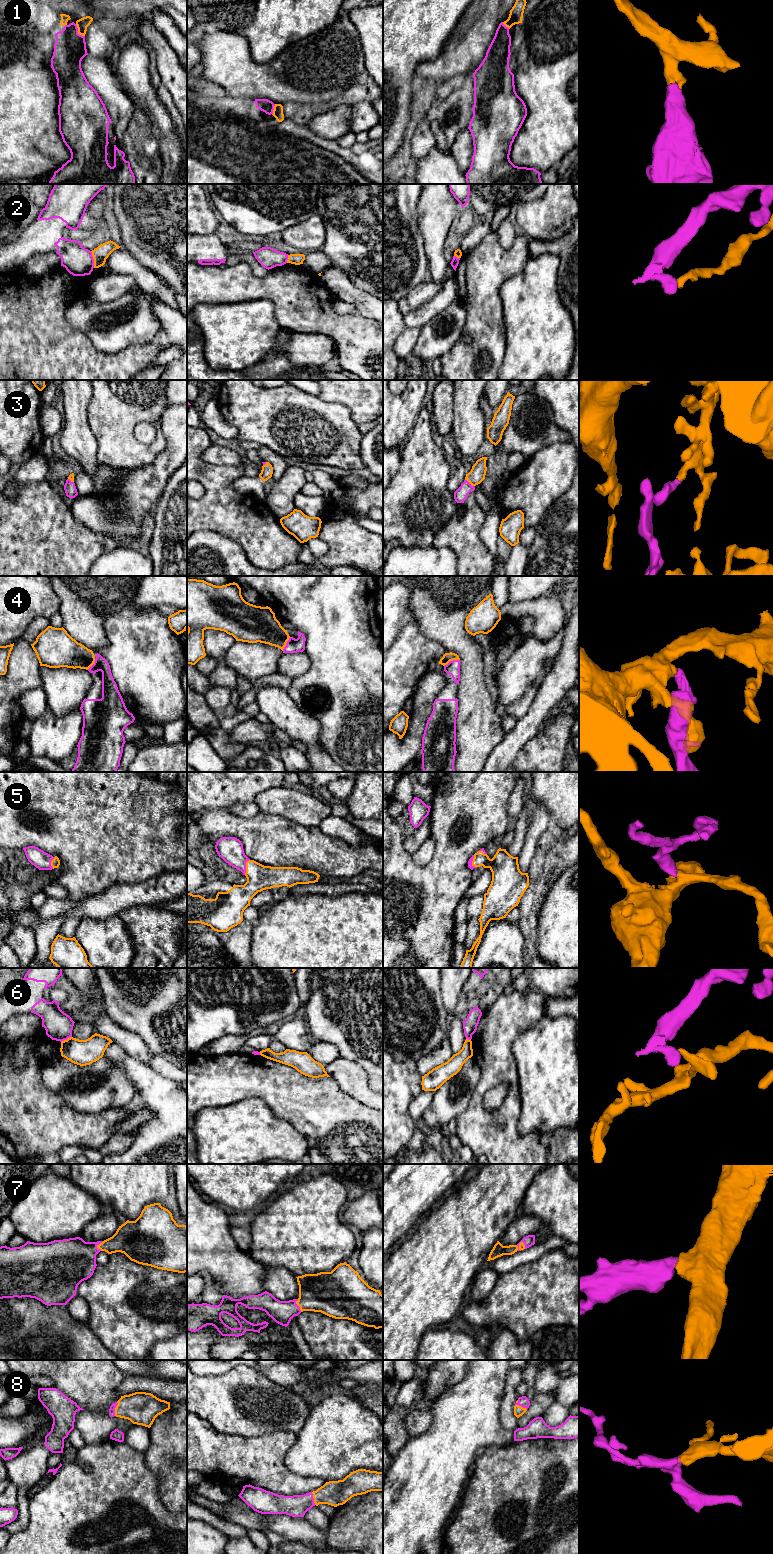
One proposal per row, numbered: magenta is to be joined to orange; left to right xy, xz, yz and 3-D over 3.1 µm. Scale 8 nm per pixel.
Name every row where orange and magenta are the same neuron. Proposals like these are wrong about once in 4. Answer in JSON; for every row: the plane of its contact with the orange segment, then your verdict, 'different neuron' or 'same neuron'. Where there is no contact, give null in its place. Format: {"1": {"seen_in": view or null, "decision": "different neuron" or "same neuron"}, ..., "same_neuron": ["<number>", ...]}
{"1": {"seen_in": "xy", "decision": "same neuron"}, "2": {"seen_in": "xy", "decision": "different neuron"}, "3": {"seen_in": "yz", "decision": "same neuron"}, "4": {"seen_in": "yz", "decision": "same neuron"}, "5": {"seen_in": "xz", "decision": "same neuron"}, "6": {"seen_in": "xy", "decision": "different neuron"}, "7": {"seen_in": "xz", "decision": "same neuron"}, "8": {"seen_in": "yz", "decision": "same neuron"}, "same_neuron": ["1", "3", "4", "5", "7", "8"]}

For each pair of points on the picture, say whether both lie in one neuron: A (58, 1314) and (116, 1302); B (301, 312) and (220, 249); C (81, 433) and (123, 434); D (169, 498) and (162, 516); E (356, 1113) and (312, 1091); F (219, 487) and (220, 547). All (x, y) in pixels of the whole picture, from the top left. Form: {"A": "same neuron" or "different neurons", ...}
{"A": "different neurons", "B": "different neurons", "C": "different neurons", "D": "same neuron", "E": "same neuron", "F": "different neurons"}

